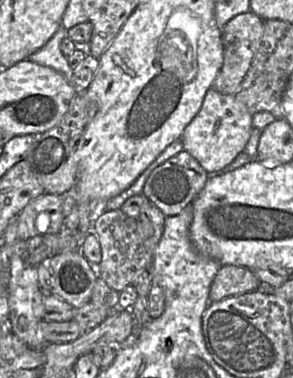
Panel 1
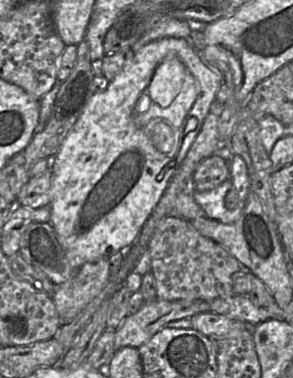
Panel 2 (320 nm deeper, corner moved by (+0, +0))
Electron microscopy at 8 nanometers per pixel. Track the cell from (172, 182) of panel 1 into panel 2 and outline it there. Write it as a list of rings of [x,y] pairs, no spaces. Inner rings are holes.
[[[212,154],[196,167],[190,183],[191,191],[208,191],[230,179],[228,162],[219,155]]]

